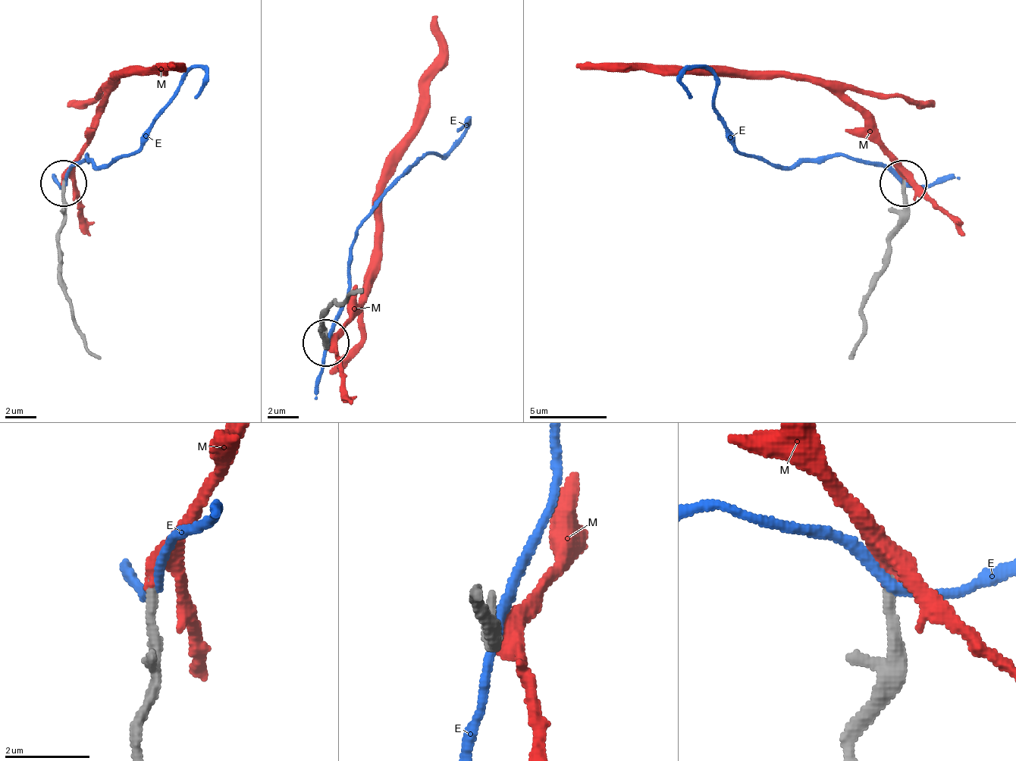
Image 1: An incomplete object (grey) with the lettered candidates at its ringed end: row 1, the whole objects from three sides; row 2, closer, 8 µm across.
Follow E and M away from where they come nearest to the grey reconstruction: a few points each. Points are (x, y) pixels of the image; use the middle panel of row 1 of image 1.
E: (327, 343), (346, 297), (349, 243), (369, 208), (423, 155), (443, 155), (465, 127), (465, 120), (458, 131)
M: (323, 343), (349, 317), (377, 258), (384, 158), (412, 127), (419, 77), (439, 54), (439, 23), (431, 15)

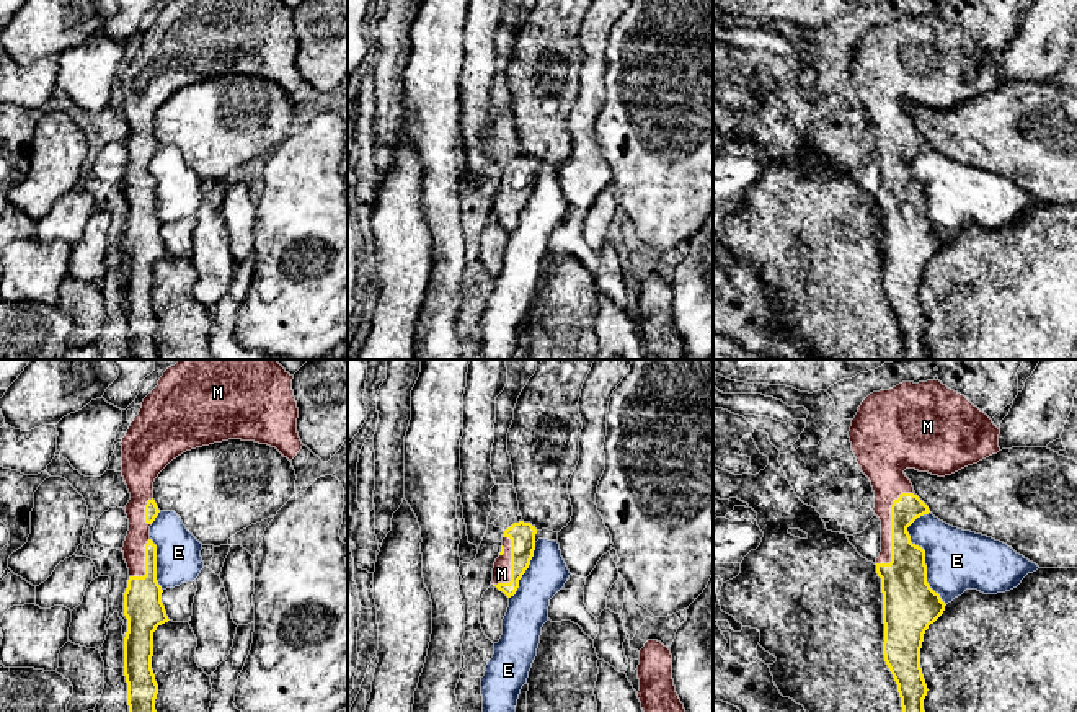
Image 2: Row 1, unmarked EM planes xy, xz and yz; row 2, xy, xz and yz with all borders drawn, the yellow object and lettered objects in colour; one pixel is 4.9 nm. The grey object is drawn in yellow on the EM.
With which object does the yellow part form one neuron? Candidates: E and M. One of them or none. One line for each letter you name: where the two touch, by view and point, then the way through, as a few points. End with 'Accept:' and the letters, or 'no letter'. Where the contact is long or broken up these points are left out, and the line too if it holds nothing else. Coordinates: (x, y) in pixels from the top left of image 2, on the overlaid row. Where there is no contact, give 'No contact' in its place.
M: Touches yellow at yz (891, 529). Path across: yz (904, 578), (891, 529), (891, 485), (888, 479)
Accept: M

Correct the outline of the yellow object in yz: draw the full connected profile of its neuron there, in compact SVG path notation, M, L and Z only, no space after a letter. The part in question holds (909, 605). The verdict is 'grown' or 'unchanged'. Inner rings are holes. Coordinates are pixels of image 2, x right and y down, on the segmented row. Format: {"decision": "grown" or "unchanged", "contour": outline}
{"decision": "grown", "contour": "M940 380L902 382L889 390L870 394L849 431L852 451L875 492L875 514L881 521L881 552L876 573L881 578L884 661L898 684L902 712L925 712L927 684L920 668L924 634L945 611L945 603L927 583L925 550L911 542L907 527L929 506L915 495L906 469L932 475L951 475L968 465L997 454L1000 429L964 395Z"}

